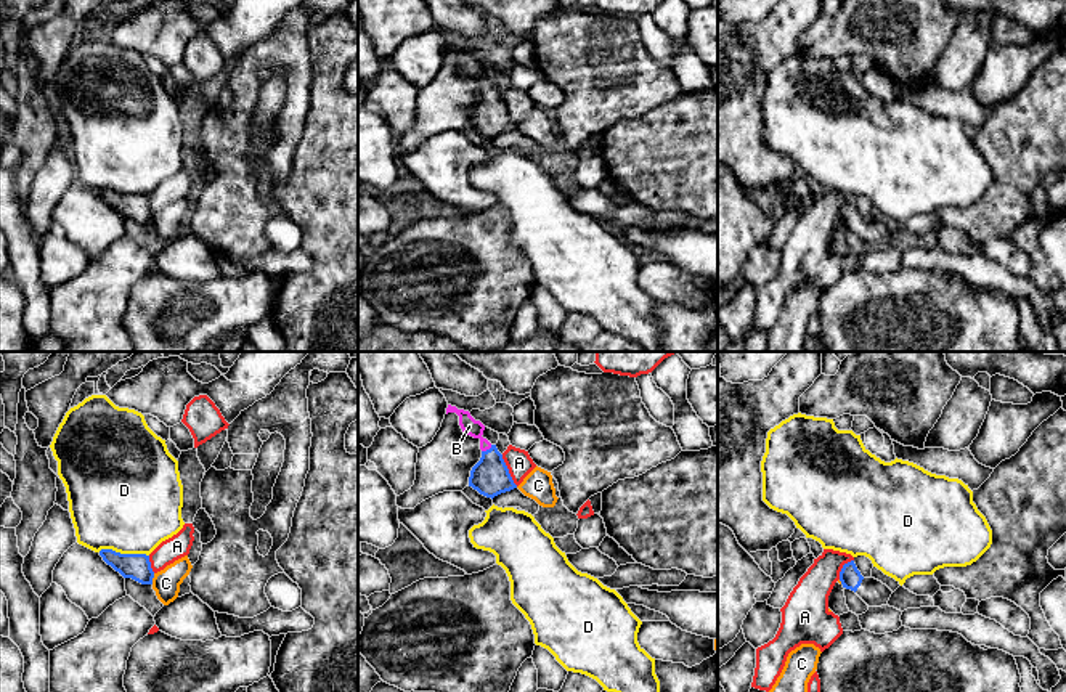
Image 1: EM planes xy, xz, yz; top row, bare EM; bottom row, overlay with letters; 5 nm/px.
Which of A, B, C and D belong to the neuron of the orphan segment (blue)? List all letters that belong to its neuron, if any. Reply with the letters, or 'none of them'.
B

